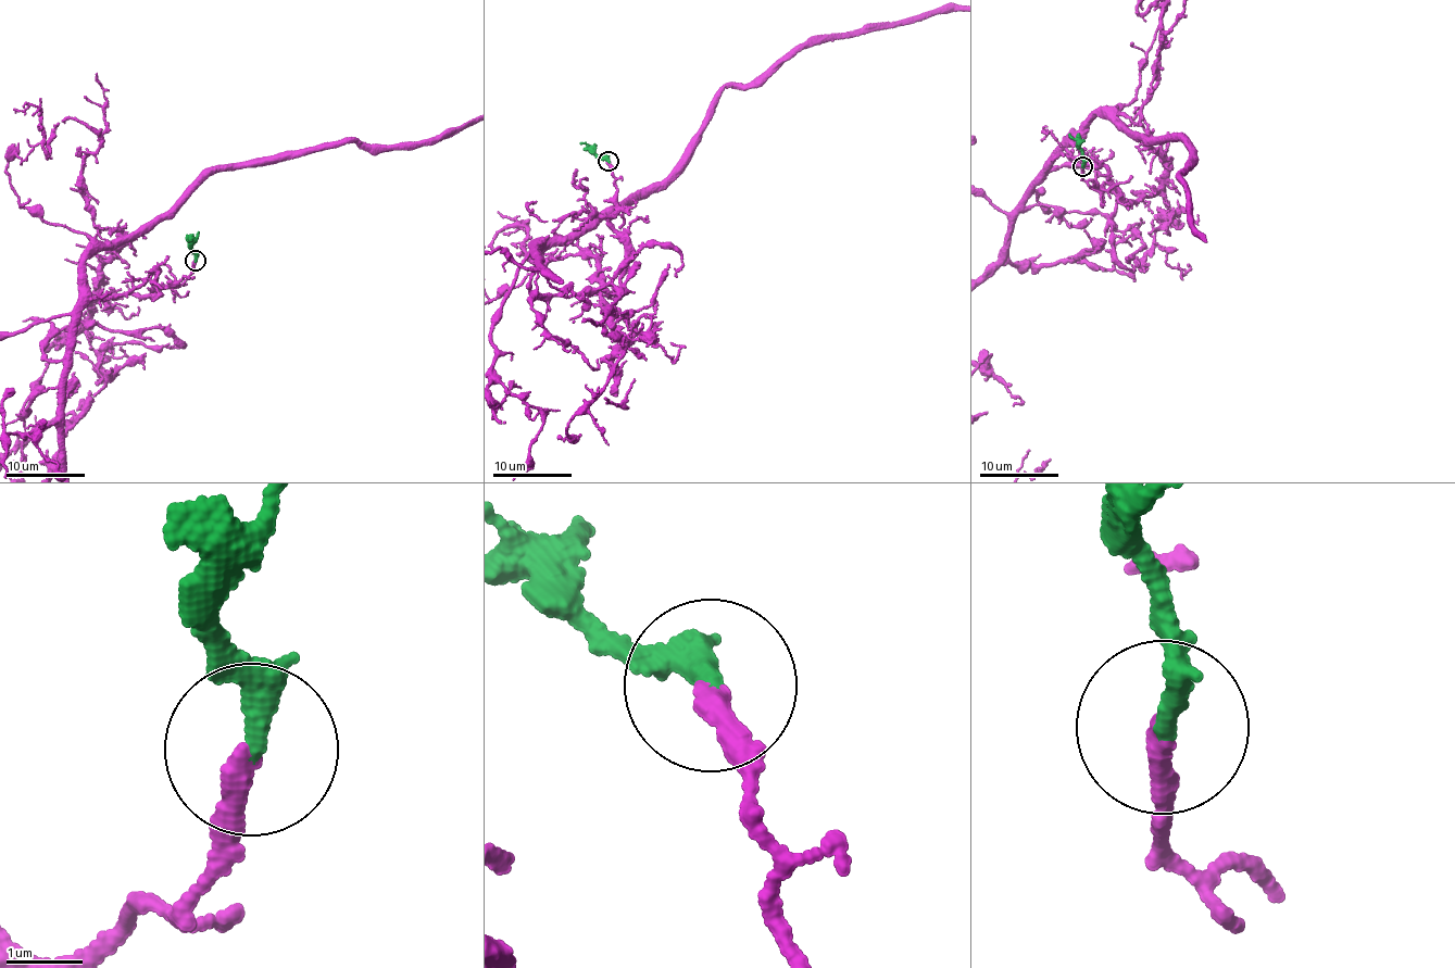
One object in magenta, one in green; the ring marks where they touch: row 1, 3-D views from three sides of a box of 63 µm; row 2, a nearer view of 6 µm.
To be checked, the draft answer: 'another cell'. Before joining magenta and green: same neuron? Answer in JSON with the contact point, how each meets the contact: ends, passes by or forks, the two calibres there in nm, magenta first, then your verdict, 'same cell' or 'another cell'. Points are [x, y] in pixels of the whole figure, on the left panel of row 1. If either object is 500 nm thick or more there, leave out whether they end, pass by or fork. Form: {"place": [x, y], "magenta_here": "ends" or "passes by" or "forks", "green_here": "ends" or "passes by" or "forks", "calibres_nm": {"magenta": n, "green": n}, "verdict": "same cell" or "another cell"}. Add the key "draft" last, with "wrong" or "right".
{"place": [196, 261], "magenta_here": "ends", "green_here": "passes by", "calibres_nm": {"magenta": 280, "green": 220}, "verdict": "same cell", "draft": "wrong"}

